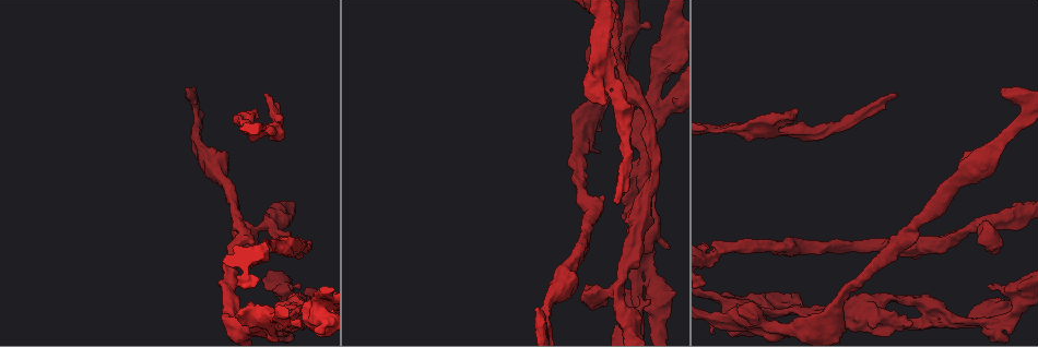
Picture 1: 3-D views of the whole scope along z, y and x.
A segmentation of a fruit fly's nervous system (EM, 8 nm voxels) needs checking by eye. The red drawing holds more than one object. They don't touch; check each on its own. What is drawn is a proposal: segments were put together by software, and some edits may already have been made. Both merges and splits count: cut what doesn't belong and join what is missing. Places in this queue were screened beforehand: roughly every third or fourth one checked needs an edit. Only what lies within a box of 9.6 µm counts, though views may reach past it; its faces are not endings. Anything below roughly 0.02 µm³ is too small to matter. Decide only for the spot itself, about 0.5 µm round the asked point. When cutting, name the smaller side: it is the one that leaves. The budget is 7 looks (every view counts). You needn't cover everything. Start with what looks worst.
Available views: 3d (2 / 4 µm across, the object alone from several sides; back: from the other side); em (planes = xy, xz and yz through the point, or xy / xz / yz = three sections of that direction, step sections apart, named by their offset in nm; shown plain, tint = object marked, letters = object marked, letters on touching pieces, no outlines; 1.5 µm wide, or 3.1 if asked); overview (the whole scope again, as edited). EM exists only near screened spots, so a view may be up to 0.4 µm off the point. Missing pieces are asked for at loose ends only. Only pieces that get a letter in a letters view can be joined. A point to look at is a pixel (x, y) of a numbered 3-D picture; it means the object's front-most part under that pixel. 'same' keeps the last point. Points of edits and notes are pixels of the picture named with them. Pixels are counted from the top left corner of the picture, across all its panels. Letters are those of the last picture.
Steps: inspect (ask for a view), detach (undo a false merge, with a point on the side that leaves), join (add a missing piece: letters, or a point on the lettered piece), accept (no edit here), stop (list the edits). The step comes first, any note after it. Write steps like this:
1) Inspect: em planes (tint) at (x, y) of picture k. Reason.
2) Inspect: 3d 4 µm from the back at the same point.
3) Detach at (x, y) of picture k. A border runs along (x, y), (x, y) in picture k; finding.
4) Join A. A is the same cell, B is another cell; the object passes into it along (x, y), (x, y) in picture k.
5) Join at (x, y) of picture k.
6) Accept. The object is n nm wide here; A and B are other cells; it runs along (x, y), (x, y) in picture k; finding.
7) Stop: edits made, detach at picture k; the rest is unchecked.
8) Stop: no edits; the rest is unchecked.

Inspect: em planes (letters) at (255, 110) of picture 1. An open end.

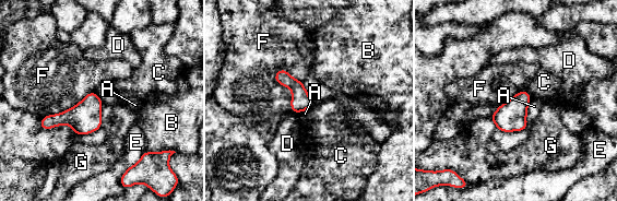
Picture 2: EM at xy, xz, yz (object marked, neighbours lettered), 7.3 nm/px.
Accept. A, B, C, D, E, F and G are other cells; a border runs along (281, 68), (292, 111) in picture 2; none of them fits.

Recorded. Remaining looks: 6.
Inspect: em planes (tint) at (262, 261) of picture 1. Thick turns thin.

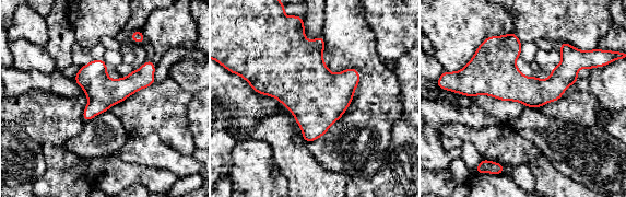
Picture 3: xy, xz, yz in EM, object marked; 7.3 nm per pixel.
Inspect: em planes (letters) at the same point.

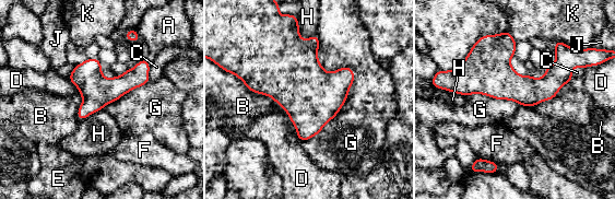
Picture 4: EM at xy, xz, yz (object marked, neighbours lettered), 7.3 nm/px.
Accept. The object is 150 nm wide here; A, B, C, D, E, F, G, H, J and K are other cells; a border runs along (317, 33), (302, 141) in picture 4; one neuron here.

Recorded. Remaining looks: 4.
Inspect: em yz step 8 (letters) at (246, 133) of picture 1. An open end.

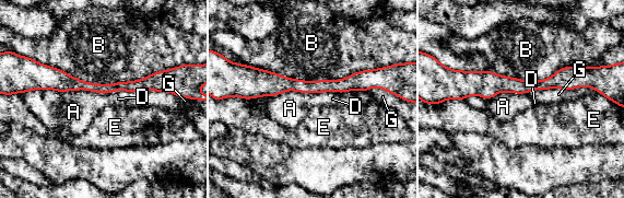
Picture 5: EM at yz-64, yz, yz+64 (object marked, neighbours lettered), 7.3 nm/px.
Accept. A, B, D, E and G are other cells; a border runs along (27, 91), (91, 90), (103, 94) in picture 5; no lettered piece goes on from it.

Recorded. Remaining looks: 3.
Stop: no edits; the rest is unchecked.

